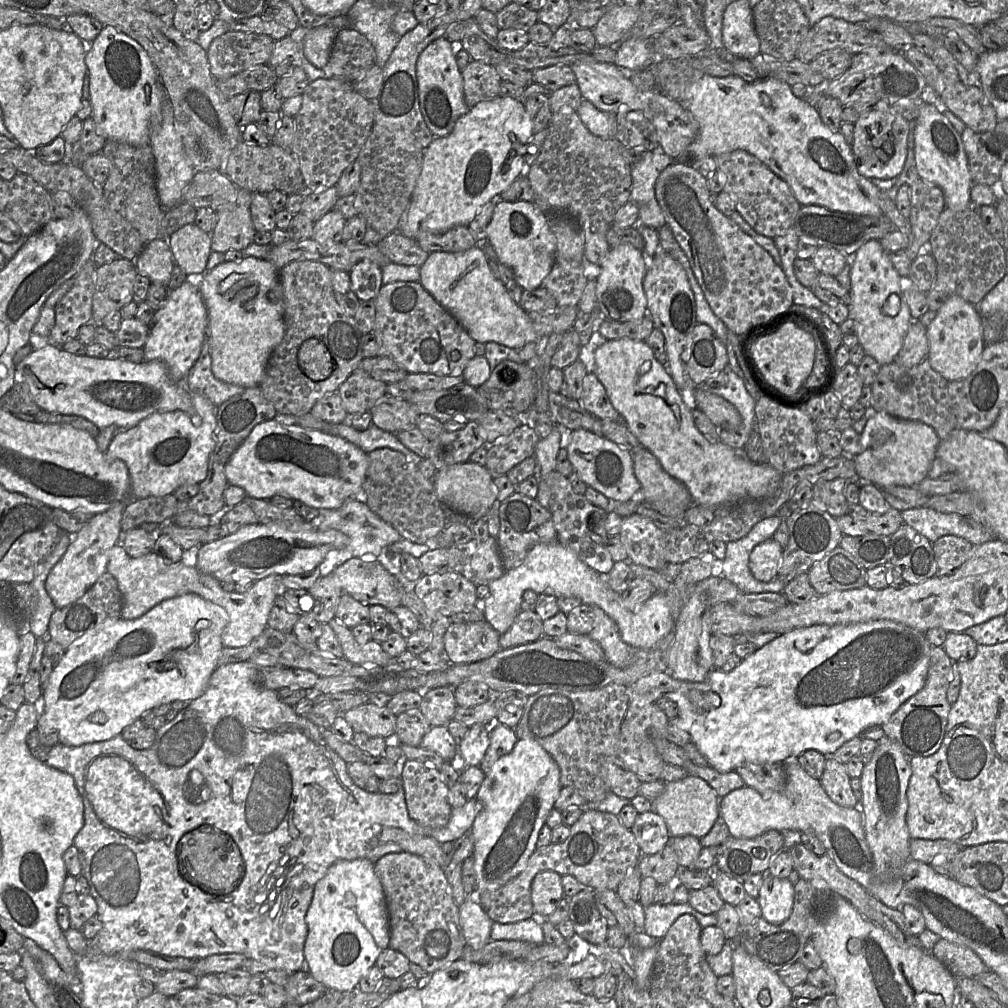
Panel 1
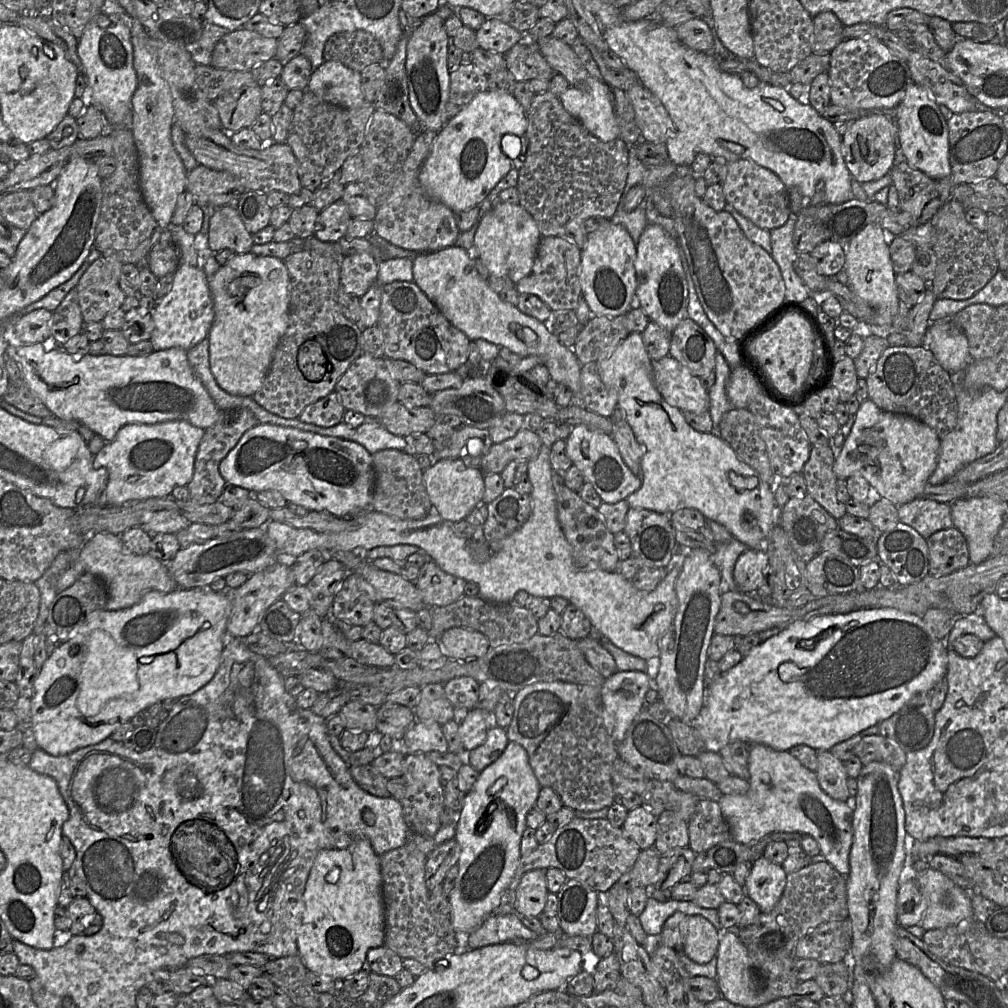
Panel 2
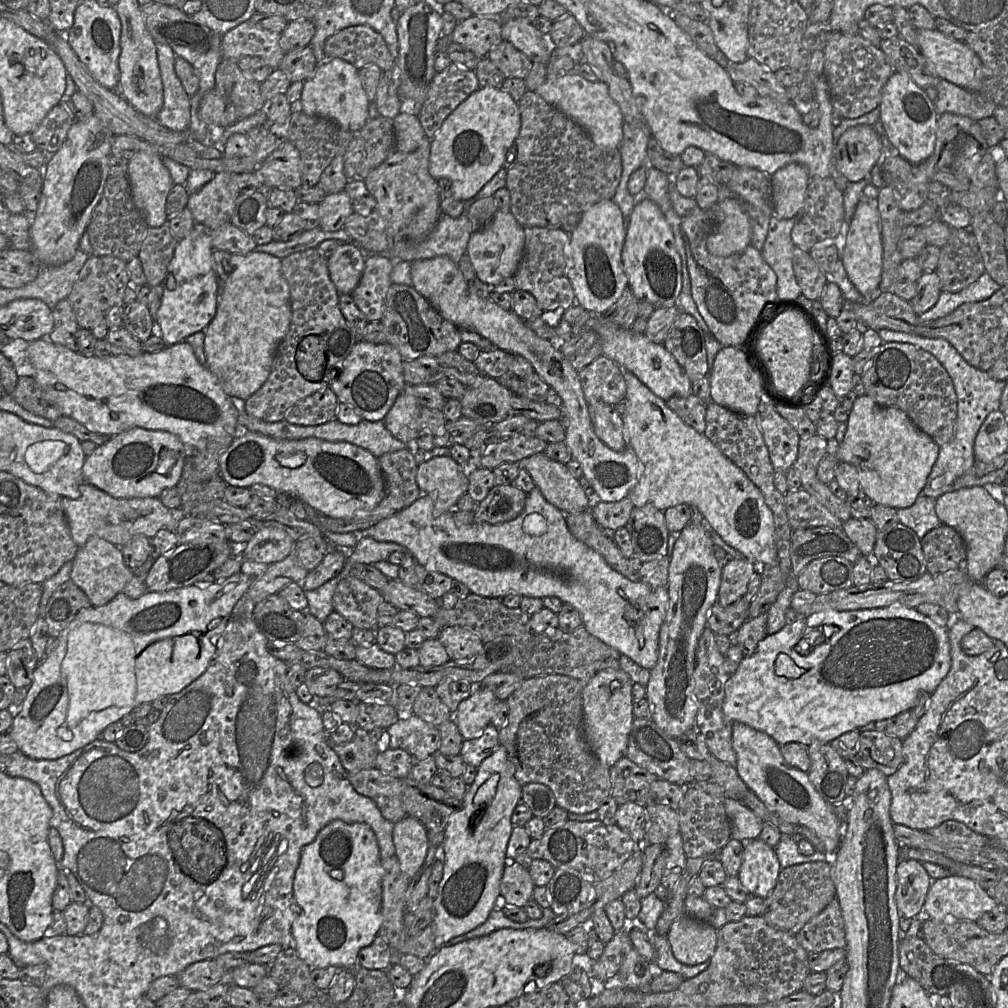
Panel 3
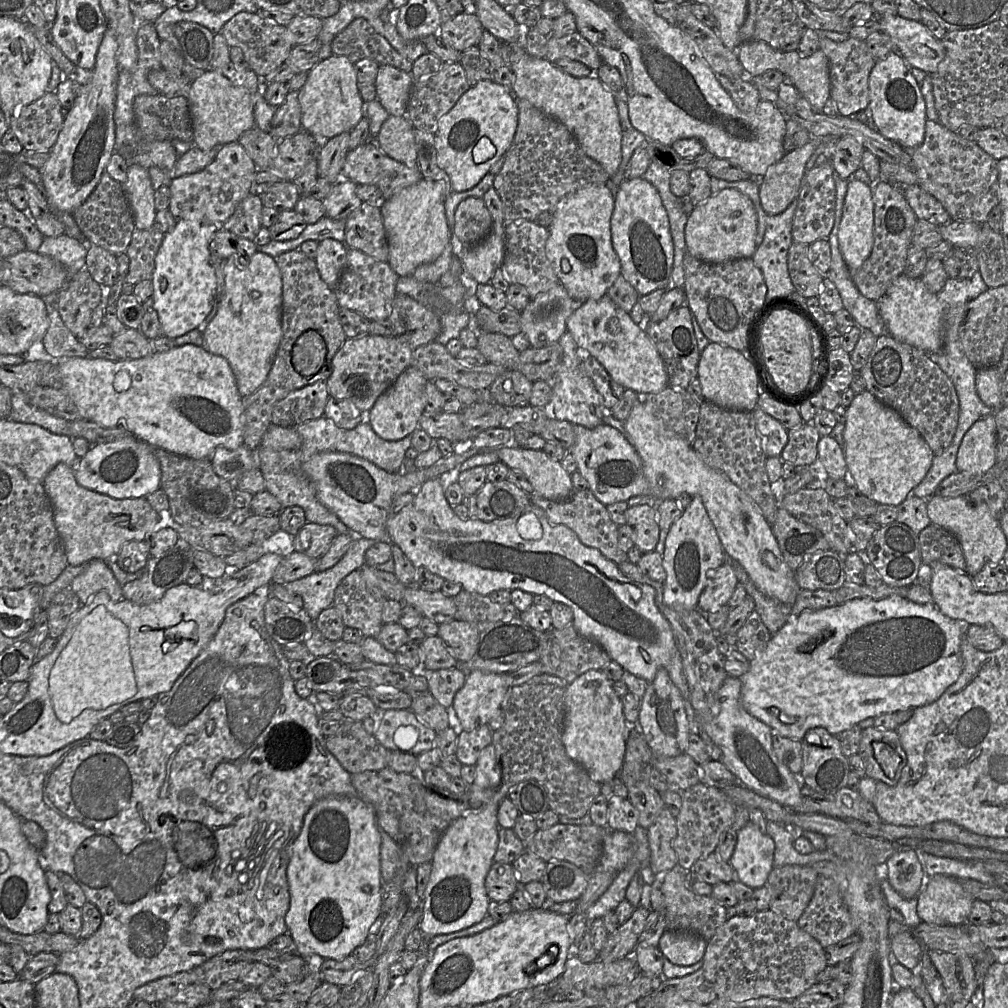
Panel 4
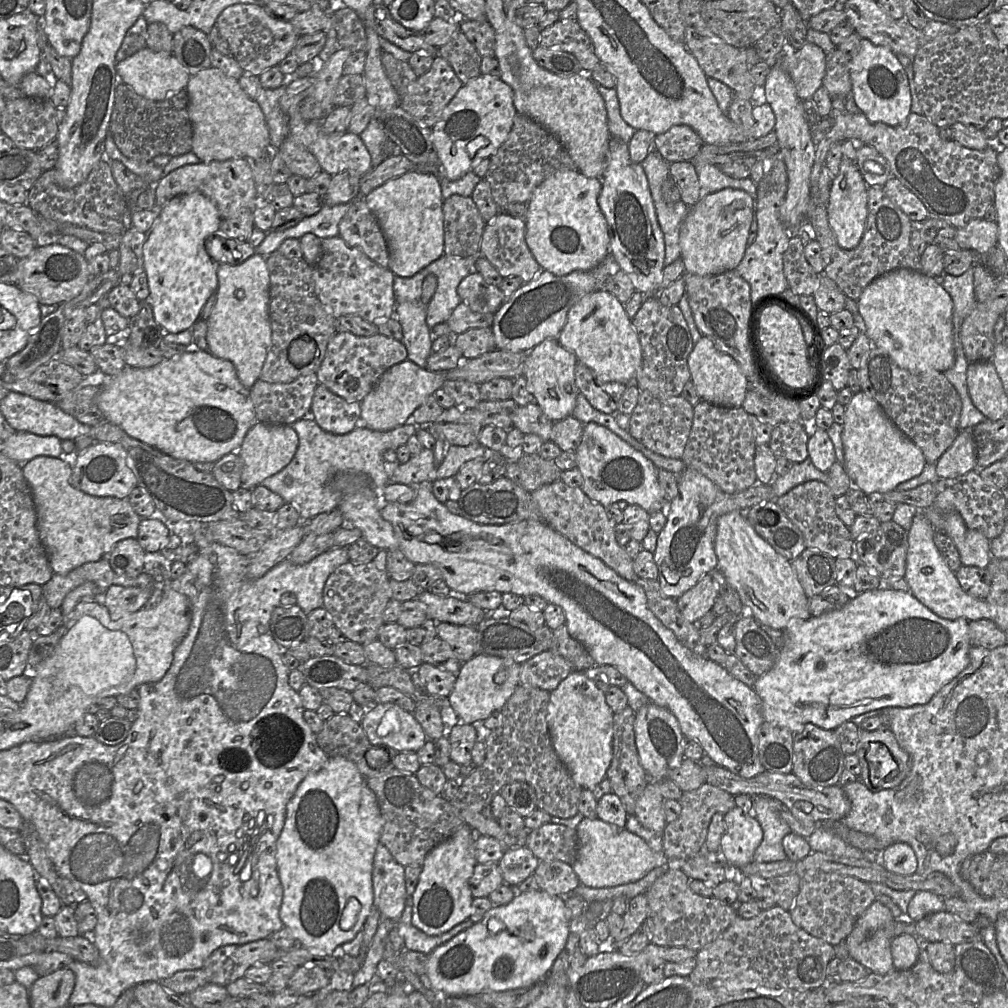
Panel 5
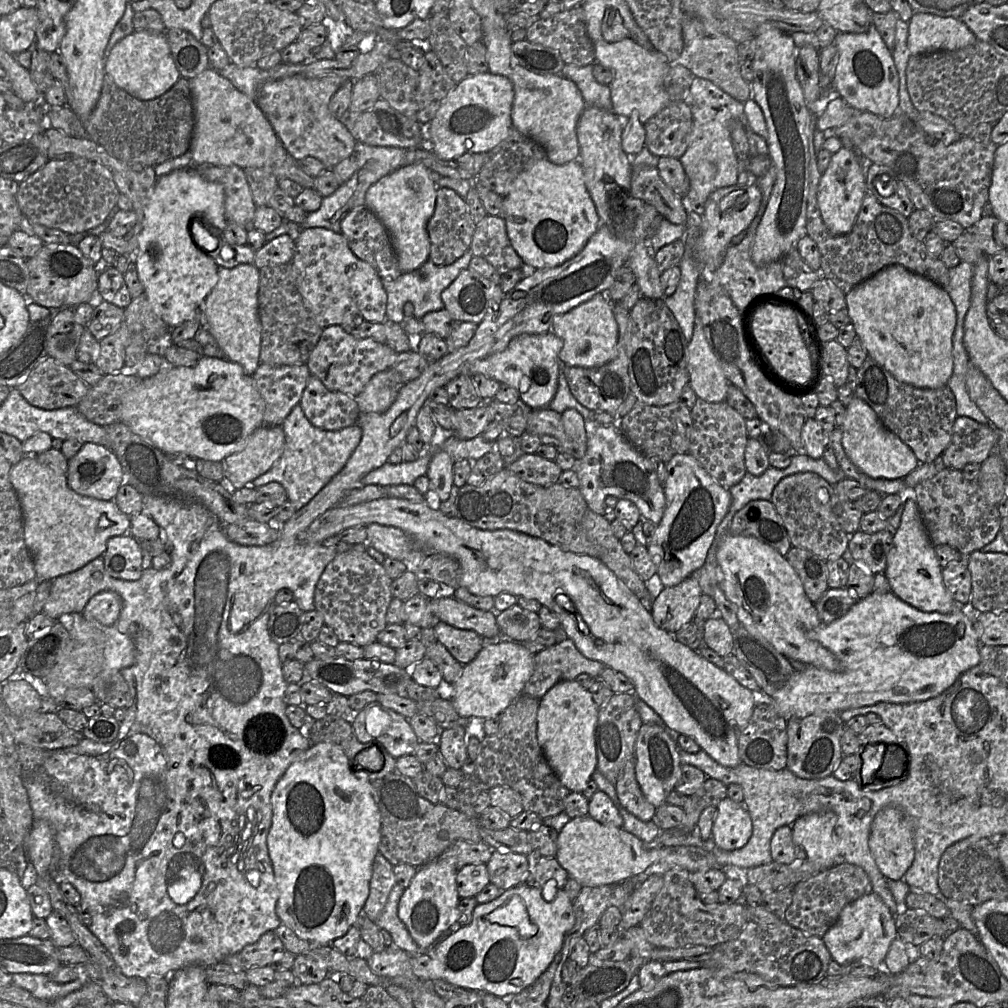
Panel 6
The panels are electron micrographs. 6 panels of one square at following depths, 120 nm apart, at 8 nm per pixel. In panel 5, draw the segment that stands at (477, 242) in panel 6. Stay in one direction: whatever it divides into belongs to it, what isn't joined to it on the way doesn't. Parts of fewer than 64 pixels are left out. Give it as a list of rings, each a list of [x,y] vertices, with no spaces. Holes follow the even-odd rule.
[[[499,213],[486,222],[479,254],[490,261],[503,278],[518,276],[524,283],[529,282],[543,269],[527,246],[525,233],[525,219]]]

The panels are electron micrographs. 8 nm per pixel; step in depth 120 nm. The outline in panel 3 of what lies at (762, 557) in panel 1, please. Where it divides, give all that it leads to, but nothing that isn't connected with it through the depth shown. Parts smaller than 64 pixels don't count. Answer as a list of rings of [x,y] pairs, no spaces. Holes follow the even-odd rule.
[[[747,558],[731,559],[723,568],[717,603],[729,606],[740,600],[747,592],[755,574],[755,563]]]

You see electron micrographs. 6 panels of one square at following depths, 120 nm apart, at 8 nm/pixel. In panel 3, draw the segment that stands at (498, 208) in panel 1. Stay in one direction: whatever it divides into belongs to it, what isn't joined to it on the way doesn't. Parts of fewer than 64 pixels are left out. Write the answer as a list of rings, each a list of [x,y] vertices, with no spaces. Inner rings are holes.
[[[498,210],[487,224],[472,233],[466,255],[469,256],[478,279],[495,286],[502,280],[514,276],[523,255],[524,245],[524,227],[511,212]]]

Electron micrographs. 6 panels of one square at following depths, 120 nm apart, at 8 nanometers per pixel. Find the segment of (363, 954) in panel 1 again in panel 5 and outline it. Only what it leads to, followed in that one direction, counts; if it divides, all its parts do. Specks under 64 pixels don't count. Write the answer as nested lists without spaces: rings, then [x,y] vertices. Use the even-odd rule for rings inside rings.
[[[342,756],[331,757],[321,770],[309,774],[299,784],[287,803],[276,853],[282,888],[280,919],[291,930],[299,946],[333,954],[337,947],[354,939],[362,930],[374,907],[372,873],[383,827],[384,818],[377,797],[352,761]],[[351,898],[358,899],[361,908],[351,928],[344,930],[340,927],[340,918]]]

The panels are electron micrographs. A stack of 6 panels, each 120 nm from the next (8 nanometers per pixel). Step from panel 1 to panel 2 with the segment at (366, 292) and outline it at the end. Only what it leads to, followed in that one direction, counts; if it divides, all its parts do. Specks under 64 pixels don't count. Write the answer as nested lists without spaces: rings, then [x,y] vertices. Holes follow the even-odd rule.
[[[366,252],[345,256],[340,262],[340,284],[348,293],[361,298],[376,282],[379,262]]]

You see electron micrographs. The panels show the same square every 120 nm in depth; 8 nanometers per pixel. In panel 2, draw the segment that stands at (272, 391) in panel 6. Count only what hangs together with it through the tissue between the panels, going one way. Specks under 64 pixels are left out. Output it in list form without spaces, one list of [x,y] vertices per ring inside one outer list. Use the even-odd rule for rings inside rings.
[[[333,391],[306,406],[298,419],[320,427],[332,427],[343,421],[345,411],[338,394]]]

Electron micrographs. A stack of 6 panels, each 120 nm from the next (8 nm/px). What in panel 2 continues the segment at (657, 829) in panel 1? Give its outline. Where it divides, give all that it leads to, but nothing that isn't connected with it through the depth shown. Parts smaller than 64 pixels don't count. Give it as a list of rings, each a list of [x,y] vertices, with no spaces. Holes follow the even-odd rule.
[[[641,805],[628,811],[621,828],[640,850],[651,848],[657,836],[657,814]]]

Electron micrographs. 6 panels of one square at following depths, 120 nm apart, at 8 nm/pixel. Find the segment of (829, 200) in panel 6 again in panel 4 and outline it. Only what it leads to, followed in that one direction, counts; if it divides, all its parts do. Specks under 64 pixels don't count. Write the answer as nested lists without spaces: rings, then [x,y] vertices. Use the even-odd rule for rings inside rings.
[[[856,179],[849,180],[838,229],[839,250],[849,269],[859,268],[869,257],[874,242],[873,222],[874,203],[870,187]]]

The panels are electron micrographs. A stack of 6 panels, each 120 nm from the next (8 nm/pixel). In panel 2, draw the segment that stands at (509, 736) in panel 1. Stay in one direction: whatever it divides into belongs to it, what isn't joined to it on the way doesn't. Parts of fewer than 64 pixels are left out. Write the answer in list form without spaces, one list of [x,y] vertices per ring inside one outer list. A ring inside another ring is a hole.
[[[491,724],[485,741],[465,753],[465,761],[480,773],[502,755],[508,743],[506,729]]]

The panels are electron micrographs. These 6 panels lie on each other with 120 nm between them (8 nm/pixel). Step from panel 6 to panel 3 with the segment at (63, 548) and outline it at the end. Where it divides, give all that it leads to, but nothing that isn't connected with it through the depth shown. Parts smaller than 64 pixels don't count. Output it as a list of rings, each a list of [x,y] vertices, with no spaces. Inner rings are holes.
[[[88,483],[81,484],[79,490],[81,495],[78,499],[65,497],[61,499],[71,537],[78,547],[83,546],[93,536],[100,537],[118,547],[122,547],[135,536],[143,535],[151,539],[160,530],[176,532],[179,519],[158,498],[115,498]]]

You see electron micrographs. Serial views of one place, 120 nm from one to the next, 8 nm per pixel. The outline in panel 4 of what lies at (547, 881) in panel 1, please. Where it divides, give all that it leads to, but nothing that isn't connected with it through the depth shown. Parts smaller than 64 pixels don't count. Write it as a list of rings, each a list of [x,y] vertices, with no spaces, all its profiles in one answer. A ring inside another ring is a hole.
[[[494,862],[485,878],[487,896],[497,902],[509,902],[519,886],[511,864]]]

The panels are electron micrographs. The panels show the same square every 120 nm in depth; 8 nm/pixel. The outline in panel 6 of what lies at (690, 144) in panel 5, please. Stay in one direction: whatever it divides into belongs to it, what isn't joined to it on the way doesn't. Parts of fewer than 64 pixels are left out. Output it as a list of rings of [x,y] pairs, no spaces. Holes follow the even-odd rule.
[[[682,100],[670,101],[644,123],[645,146],[657,157],[680,158],[690,143],[693,116]]]

